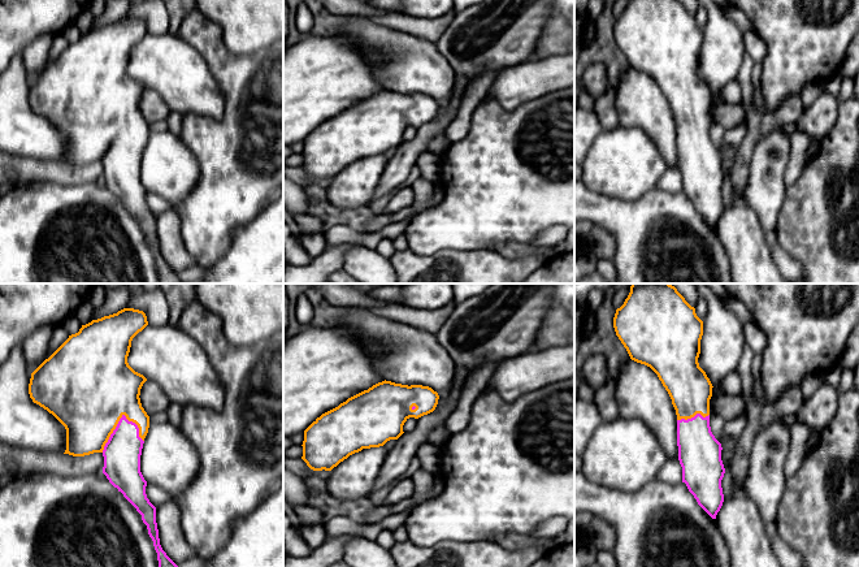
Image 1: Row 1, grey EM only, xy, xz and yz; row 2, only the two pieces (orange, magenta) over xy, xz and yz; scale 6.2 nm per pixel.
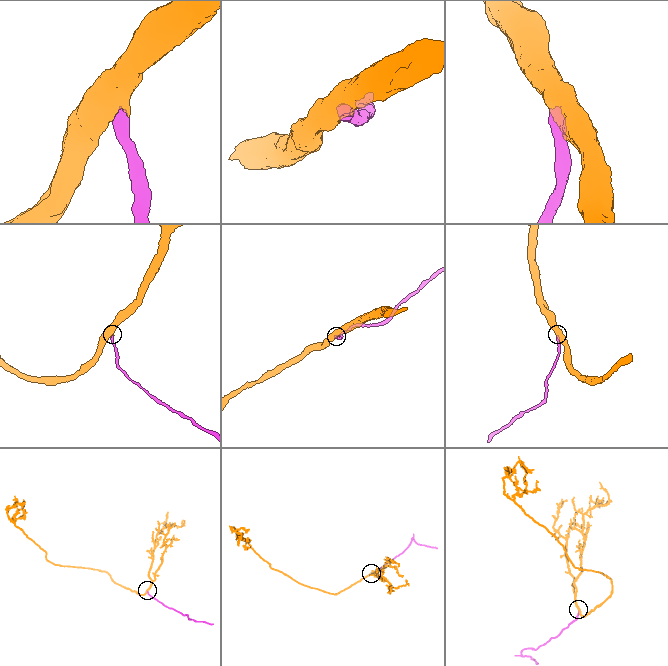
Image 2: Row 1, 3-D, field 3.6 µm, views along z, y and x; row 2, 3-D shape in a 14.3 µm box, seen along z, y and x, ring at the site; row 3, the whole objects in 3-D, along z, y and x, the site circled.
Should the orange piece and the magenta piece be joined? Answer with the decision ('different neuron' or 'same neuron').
same neuron

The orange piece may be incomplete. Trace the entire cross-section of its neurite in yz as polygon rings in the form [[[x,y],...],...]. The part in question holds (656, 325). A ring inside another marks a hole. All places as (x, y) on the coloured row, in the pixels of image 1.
[[[632,284],[628,298],[616,310],[613,328],[630,359],[650,367],[668,391],[677,415],[682,482],[698,505],[716,519],[724,502],[721,480],[725,468],[721,460],[721,443],[710,427],[710,399],[713,386],[698,363],[703,321],[697,316],[695,308],[671,284]]]

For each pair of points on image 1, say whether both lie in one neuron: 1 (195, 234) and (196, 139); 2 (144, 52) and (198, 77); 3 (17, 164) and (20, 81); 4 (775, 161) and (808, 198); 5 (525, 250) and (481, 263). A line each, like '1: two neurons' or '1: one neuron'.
1: one neuron
2: one neuron
3: two neurons
4: two neurons
5: one neuron

